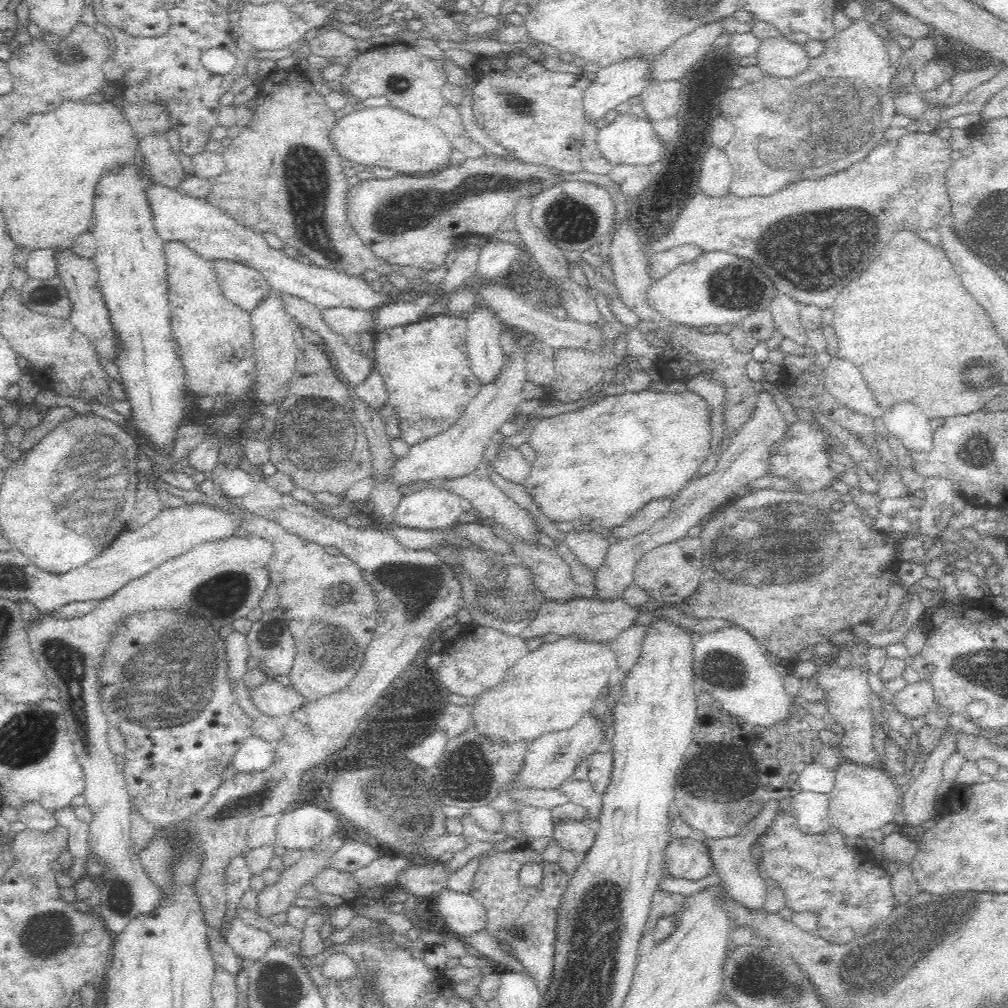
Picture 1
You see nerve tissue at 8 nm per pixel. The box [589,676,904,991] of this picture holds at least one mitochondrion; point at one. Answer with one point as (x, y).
(734, 772)

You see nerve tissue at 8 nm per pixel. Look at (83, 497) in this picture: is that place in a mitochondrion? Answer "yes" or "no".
yes

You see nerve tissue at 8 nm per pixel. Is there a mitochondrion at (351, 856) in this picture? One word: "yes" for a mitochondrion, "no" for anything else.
no

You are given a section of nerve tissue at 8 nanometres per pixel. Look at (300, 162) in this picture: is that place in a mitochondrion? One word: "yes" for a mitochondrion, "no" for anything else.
yes

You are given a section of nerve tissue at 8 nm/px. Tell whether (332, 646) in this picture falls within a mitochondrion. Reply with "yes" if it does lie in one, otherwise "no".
yes

